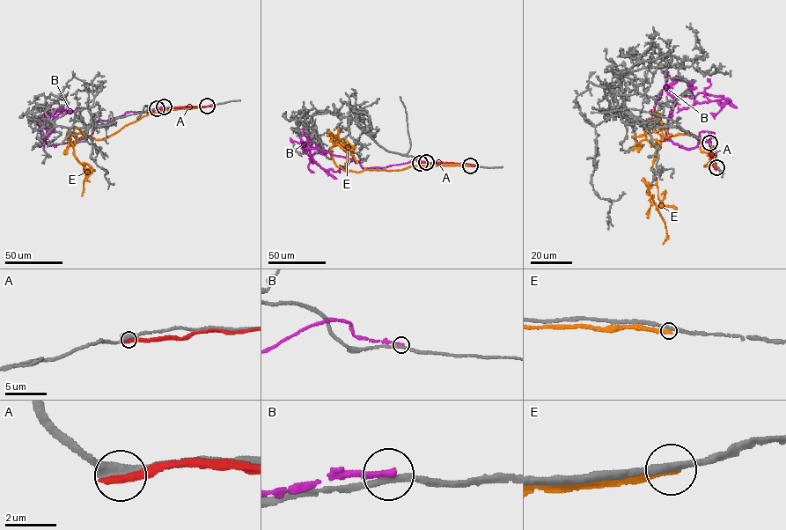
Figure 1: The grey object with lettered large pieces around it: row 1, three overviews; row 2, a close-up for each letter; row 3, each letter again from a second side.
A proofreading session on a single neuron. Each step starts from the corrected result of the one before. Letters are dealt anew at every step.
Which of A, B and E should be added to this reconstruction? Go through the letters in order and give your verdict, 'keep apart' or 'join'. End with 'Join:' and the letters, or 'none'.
A: keep apart
B: keep apart
E: keep apart
Join: none

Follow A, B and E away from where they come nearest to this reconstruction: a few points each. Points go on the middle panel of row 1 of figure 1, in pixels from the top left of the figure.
A: (420, 163), (475, 165)
B: (426, 162), (414, 158), (363, 168), (359, 161), (302, 148), (326, 170), (345, 168)
E: (469, 165), (345, 171), (337, 166), (331, 155), (334, 144), (344, 149), (349, 145), (344, 163)

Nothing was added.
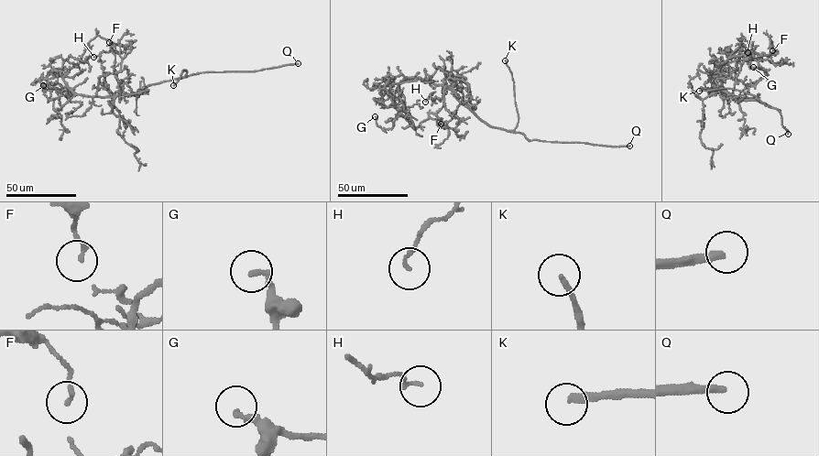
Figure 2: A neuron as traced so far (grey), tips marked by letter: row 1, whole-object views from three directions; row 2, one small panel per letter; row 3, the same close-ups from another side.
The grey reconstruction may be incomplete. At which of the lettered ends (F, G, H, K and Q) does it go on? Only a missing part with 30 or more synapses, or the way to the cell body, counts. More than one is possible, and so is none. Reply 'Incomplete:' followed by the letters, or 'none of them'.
Incomplete: K, Q

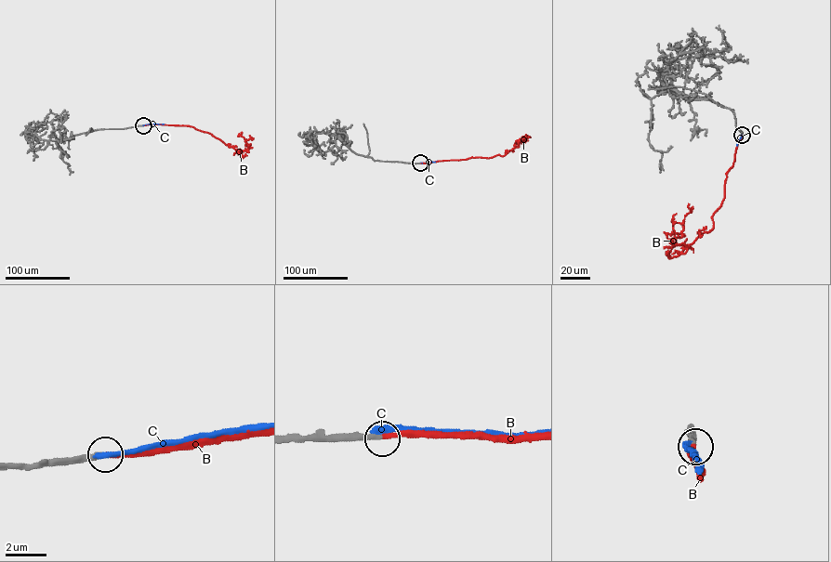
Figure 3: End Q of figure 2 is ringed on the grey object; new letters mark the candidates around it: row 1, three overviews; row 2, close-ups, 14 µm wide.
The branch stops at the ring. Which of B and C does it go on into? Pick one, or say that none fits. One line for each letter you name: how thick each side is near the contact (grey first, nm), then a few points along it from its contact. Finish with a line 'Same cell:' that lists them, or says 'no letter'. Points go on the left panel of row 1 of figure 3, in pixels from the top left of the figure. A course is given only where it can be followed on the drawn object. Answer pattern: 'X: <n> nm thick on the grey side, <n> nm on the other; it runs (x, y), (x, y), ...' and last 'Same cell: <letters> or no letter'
B: 280 nm thick on the grey side, 220 nm on the other; it runs (143, 125), (190, 125), (211, 134), (239, 151), (248, 149), (241, 132)
Same cell: B

